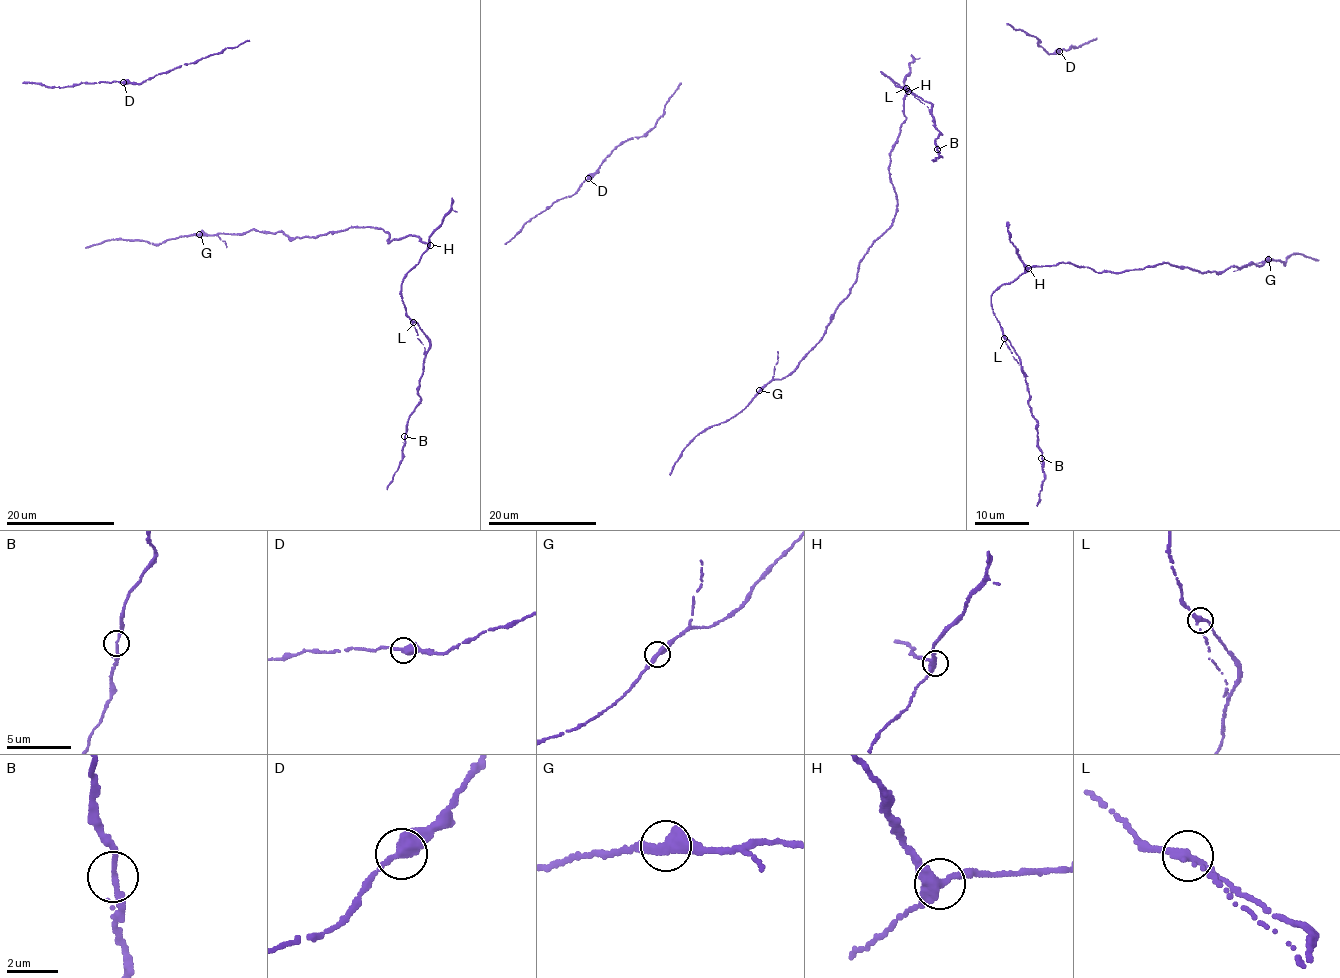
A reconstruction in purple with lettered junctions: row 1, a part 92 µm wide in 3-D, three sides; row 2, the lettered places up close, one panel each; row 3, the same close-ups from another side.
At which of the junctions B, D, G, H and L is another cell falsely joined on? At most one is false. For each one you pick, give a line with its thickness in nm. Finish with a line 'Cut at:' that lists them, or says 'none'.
Cut at: none

